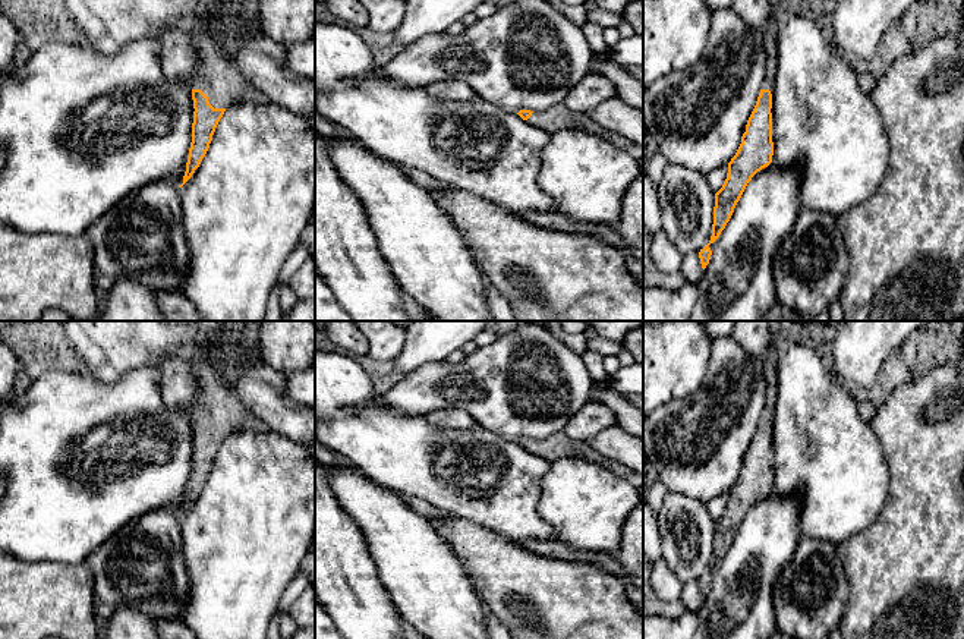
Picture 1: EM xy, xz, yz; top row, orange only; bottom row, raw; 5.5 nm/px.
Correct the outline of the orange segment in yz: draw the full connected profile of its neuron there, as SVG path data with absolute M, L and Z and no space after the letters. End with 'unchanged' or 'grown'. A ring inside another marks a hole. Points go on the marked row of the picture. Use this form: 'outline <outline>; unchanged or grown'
outline M775 3L768 18L768 23L763 28L765 47L768 53L765 81L756 106L747 120L741 144L735 155L728 163L727 179L722 188L715 193L712 236L709 243L699 252L703 270L709 264L712 255L709 245L713 243L725 229L747 183L757 171L772 163L774 142L771 108L774 79L776 73L776 38L785 12L787 9L784 6Z; grown

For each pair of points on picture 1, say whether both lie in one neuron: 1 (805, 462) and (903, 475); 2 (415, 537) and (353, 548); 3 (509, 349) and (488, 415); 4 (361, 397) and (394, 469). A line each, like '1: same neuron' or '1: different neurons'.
1: different neurons
2: different neurons
3: same neuron
4: same neuron

